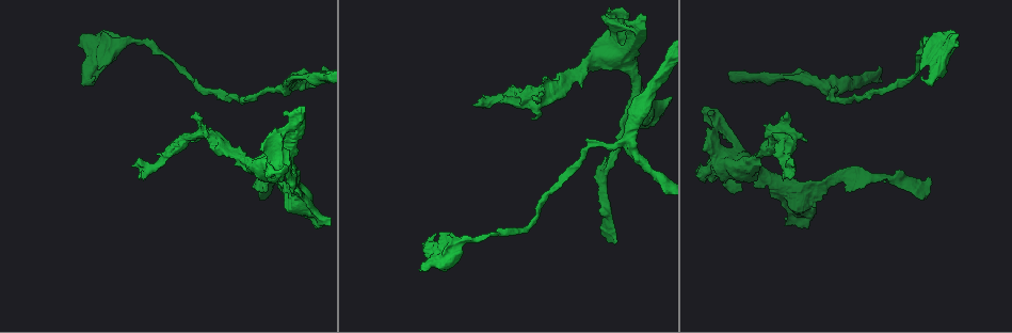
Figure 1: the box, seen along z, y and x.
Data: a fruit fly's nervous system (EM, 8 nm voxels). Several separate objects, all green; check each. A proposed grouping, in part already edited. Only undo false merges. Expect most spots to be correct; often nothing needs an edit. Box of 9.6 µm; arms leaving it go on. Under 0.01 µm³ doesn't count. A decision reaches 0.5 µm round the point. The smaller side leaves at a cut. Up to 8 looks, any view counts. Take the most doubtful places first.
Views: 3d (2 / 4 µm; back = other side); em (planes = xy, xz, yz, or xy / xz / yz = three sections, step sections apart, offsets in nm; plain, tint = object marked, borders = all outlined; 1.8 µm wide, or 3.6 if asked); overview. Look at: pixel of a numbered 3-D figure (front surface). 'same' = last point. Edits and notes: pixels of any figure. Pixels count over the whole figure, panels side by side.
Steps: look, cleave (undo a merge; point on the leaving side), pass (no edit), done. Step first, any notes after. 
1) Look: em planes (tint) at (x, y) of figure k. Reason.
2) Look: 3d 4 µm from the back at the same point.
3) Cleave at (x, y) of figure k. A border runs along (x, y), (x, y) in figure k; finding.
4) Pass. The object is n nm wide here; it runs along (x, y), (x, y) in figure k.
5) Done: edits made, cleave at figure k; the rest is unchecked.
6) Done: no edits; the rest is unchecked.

Look: em planes (tint) at (931, 54) of figure 1. Calibre changes.

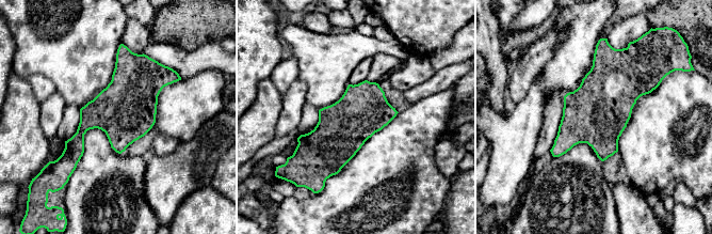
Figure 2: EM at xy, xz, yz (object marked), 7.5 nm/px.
Pass. One neuron here.

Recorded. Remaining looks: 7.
Look: 3d 4 µm at (618, 24) of figure 1. Calibre changes.

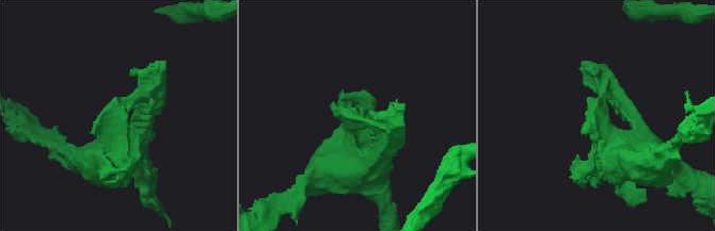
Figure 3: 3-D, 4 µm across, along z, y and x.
Look: em xz step 4 (tint) at (121, 104) of figure 3.

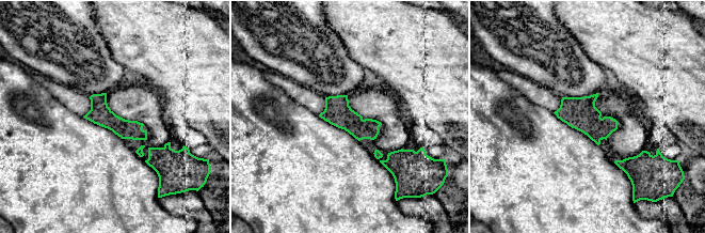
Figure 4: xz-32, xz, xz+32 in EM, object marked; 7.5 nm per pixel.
Look: em planes (tint) at the same point.

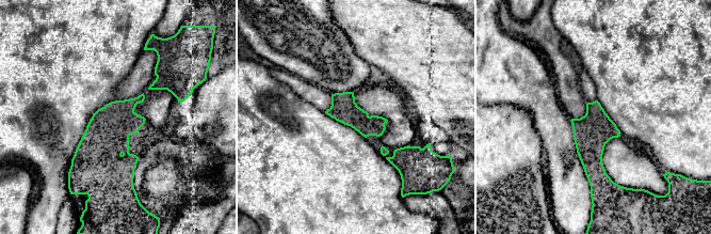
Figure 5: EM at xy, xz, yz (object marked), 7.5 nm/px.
Pass. The object is 200 nm wide here; one neuron here.

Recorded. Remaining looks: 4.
Look: em 3.6 µm xy step 8 (tint) at (798, 199) of figure 1. Sudden change in width.

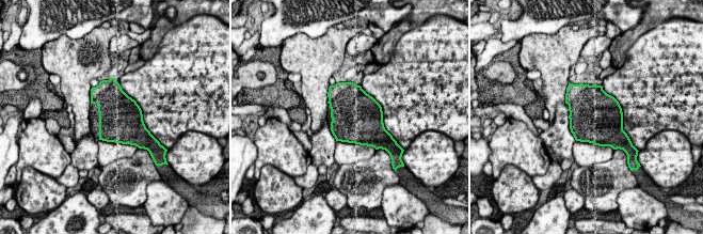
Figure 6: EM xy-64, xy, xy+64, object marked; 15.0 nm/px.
Look: em 3.6 µm planes (tint) at the same point. Another direction.

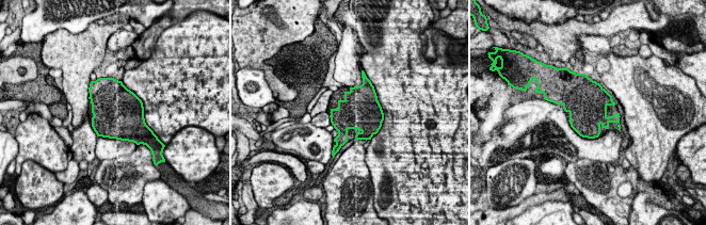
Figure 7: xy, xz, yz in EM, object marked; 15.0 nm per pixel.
Pass. Continuous, no second neuron.

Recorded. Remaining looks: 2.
Look: em planes (tint) at (590, 144) of figure 1. Abrupt turn.

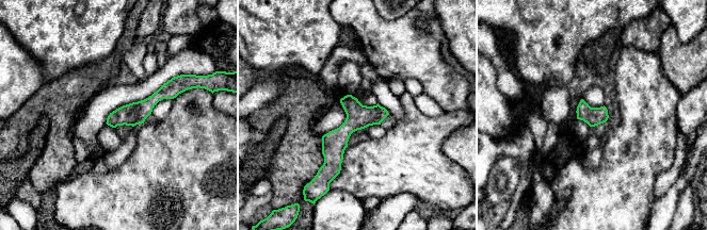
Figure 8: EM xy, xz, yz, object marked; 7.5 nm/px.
Pass. Continuous, no second neuron.

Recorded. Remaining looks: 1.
Done: no edits; the rest is unchecked.

